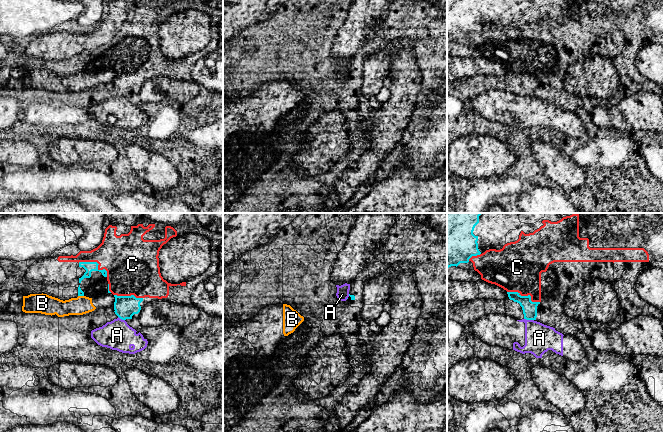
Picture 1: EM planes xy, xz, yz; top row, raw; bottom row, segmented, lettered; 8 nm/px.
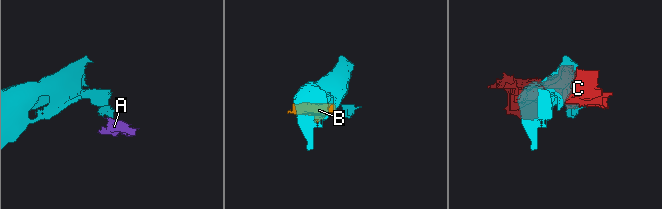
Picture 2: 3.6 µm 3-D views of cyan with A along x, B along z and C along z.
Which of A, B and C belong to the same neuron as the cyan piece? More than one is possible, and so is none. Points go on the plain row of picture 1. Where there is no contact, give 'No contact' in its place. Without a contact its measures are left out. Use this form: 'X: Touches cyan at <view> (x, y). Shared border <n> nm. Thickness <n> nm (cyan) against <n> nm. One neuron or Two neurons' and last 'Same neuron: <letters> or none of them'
A: Touches cyan at yz (529, 95). Shared border 80 nm. Thickness 120 nm (cyan) against 240 nm. Two neurons
B: Touches cyan at xy (81, 71). Shared border 50 nm. Thickness 50 nm (cyan) against 150 nm. Two neurons
C: Touches cyan at xy (97, 39). Shared border 260 nm. Thickness 80 nm (cyan) against 400 nm. One neuron
Same neuron: C

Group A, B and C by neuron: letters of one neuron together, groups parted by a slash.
A / B / C

